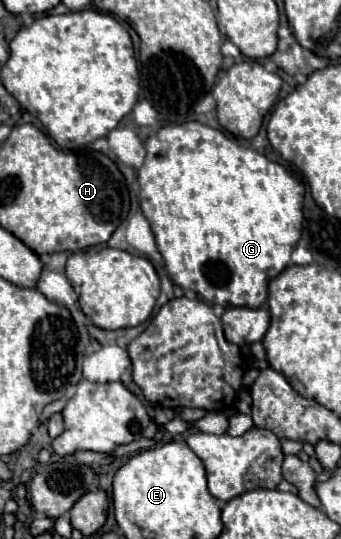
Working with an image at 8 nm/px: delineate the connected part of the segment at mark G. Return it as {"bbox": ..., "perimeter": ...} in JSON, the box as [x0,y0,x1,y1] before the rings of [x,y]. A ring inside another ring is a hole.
{"bbox":[138,122,304,302],"perimeter":[[[200,122],[162,126],[146,140],[146,158],[138,170],[138,184],[142,214],[156,236],[172,282],[200,294],[206,302],[210,302],[214,290],[218,290],[218,298],[222,298],[222,290],[246,294],[246,286],[250,290],[254,286],[268,290],[268,282],[290,264],[290,254],[300,240],[304,184],[284,166],[270,162],[222,130]]]}

